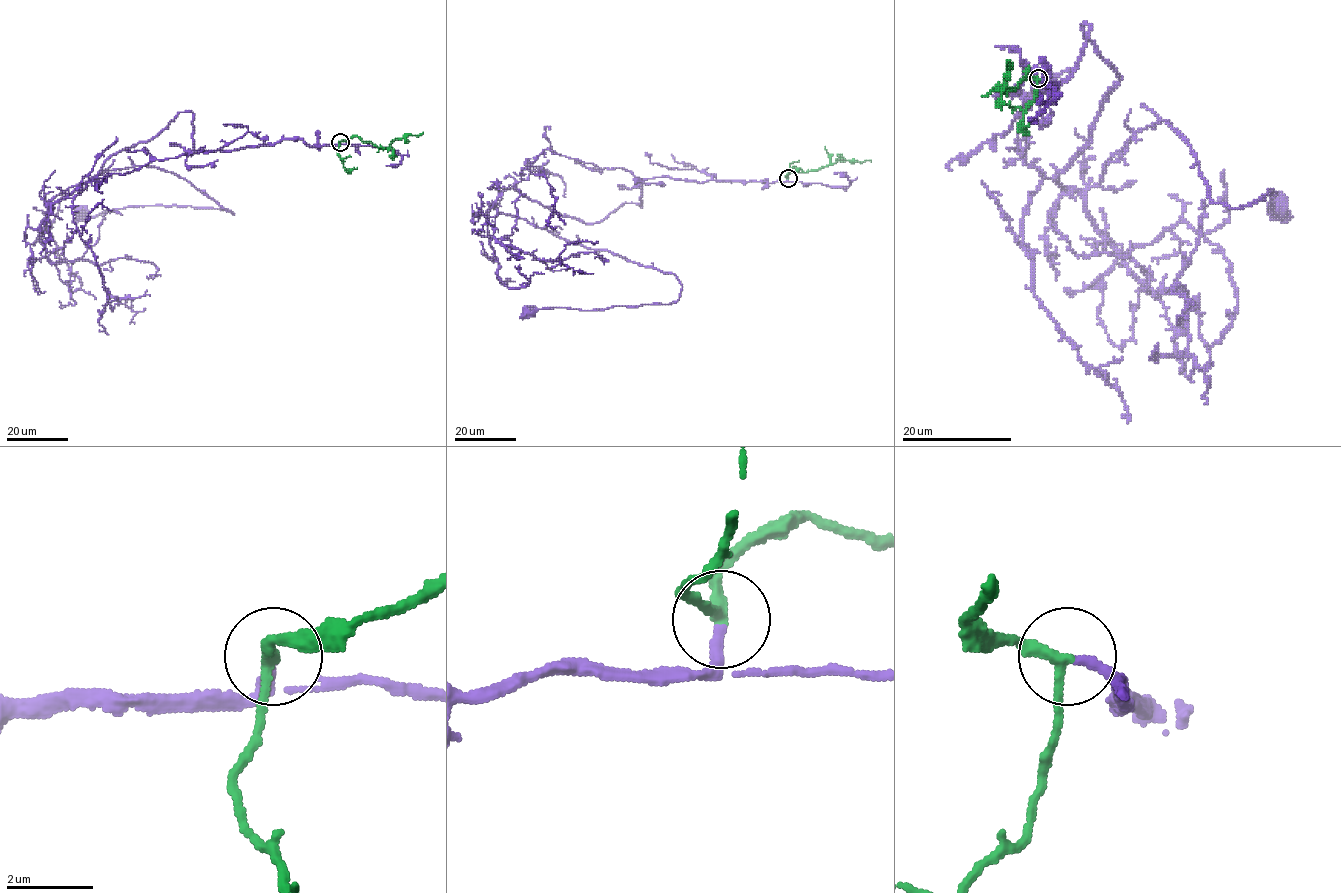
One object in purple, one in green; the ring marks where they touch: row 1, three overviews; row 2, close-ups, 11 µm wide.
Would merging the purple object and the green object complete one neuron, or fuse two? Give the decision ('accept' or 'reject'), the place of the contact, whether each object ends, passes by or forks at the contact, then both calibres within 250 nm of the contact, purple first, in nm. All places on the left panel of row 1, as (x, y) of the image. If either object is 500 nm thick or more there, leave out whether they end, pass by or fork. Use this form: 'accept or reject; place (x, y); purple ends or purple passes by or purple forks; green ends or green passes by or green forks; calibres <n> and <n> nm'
accept; place (340, 142); purple ends; green passes by; calibres 240 and 240 nm

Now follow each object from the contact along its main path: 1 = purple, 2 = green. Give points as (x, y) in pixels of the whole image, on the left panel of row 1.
1: (339, 142), (197, 151), (193, 114), (180, 112), (48, 205), (106, 171), (145, 166), (234, 214), (81, 213)
2: (339, 142), (358, 136), (363, 141), (385, 148), (408, 134), (419, 135), (422, 132)

